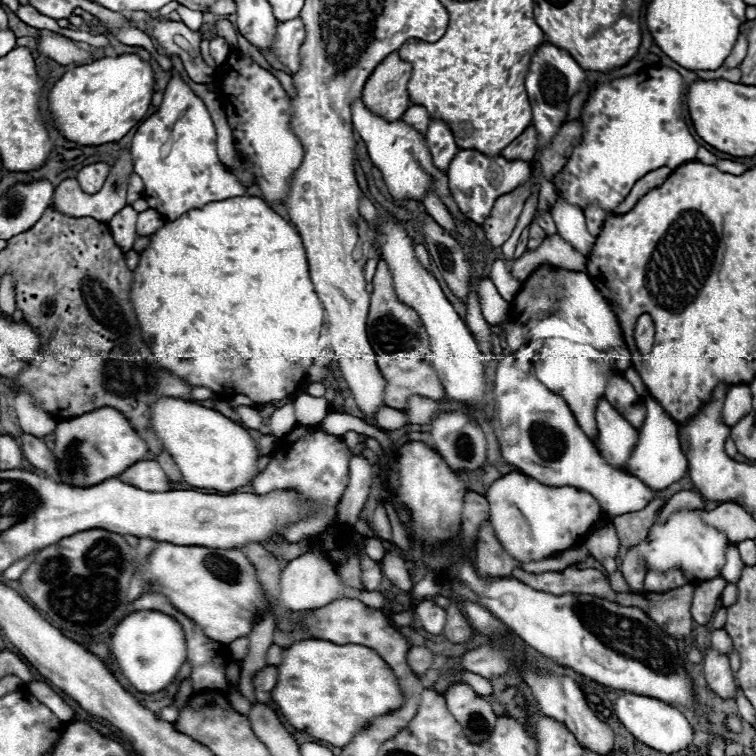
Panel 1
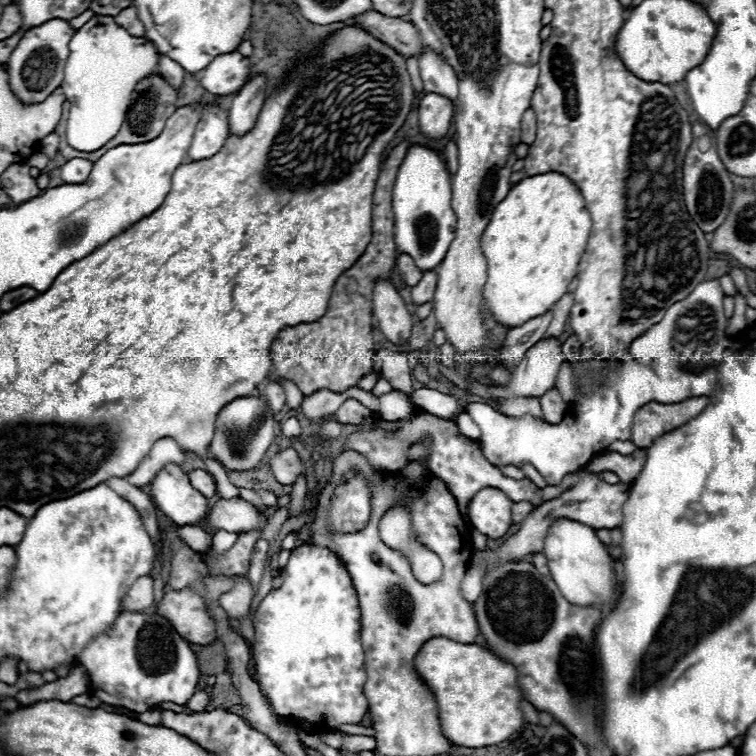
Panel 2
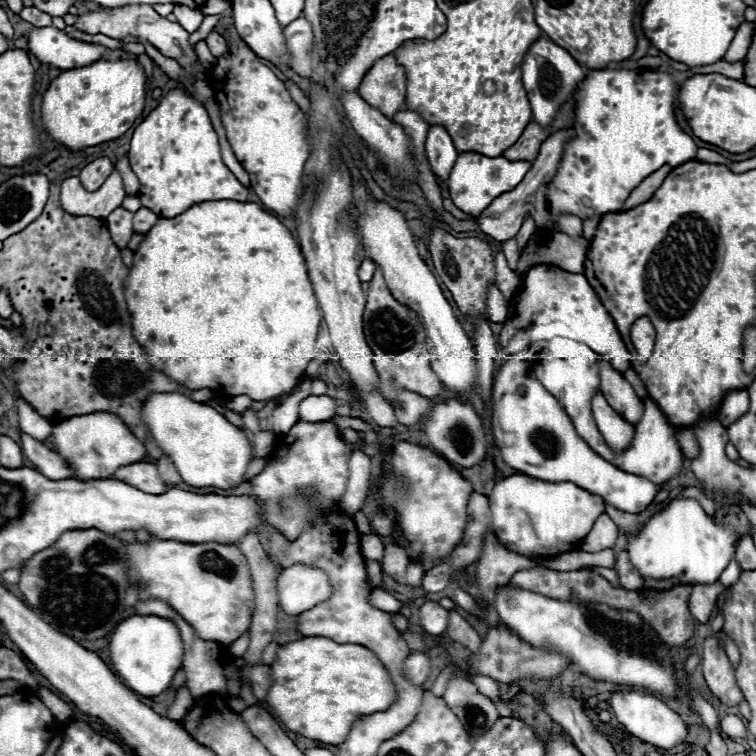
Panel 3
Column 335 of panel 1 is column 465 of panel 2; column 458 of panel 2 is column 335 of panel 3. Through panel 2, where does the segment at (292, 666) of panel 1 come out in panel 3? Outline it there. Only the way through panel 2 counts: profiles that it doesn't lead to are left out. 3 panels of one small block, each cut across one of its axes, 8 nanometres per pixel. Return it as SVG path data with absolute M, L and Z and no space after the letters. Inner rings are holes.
M306 636L278 648L272 668L272 690L266 704L284 726L306 738L342 744L354 722L374 712L384 712L396 702L394 682L376 654L358 644L336 644L330 638Z

